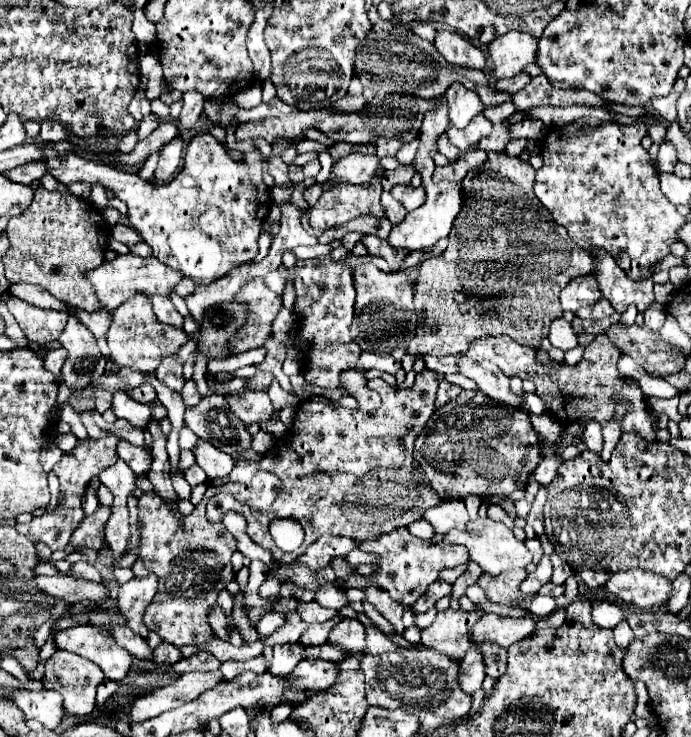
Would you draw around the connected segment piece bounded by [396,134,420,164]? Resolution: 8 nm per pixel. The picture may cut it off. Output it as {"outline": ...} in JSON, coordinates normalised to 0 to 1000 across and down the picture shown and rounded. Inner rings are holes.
{"outline":[[[605,182],[596,193],[588,193],[588,195],[576,204],[573,214],[579,217],[579,223],[596,223],[596,217],[599,217],[599,212],[602,212],[602,206],[605,205],[605,198],[608,198],[608,182]]]}

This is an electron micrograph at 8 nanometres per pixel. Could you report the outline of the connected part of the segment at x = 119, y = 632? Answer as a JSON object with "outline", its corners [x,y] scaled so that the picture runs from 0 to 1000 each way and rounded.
{"outline":[[[156,847],[156,852],[162,852],[162,860],[168,863],[168,871],[177,879],[182,879],[197,896],[203,896],[203,898],[223,898],[220,879],[211,874],[211,868],[205,863],[194,860],[185,849],[159,849]]]}

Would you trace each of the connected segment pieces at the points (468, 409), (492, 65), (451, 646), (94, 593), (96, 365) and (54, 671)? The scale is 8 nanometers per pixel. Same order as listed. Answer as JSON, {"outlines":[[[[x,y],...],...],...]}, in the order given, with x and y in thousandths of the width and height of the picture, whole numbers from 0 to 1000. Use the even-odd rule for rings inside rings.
{"outlines":[[[[669,529],[660,543],[637,551],[625,562],[625,570],[619,570],[616,581],[602,597],[599,621],[605,632],[614,638],[625,662],[631,662],[631,668],[640,676],[674,676],[680,670],[735,673],[747,665],[761,662],[767,640],[781,630],[784,619],[779,613],[776,600],[779,594],[776,594],[776,586],[770,583],[767,564],[761,559],[735,548],[724,548],[721,543],[712,543],[698,532]]],[[[732,43],[706,60],[706,95],[718,106],[738,106],[776,84],[779,52],[758,43]]],[[[669,825],[663,828],[643,828],[634,830],[625,849],[611,855],[611,874],[616,879],[625,879],[631,885],[643,885],[654,893],[669,896],[674,885],[677,871],[677,855],[700,836],[698,825],[689,825],[683,830],[674,830]]],[[[55,782],[52,790],[64,803],[81,811],[93,811],[96,817],[116,817],[116,814],[142,817],[159,809],[159,801],[151,792],[107,787],[101,782]]],[[[101,431],[87,453],[87,464],[98,478],[98,486],[90,497],[96,524],[104,529],[139,524],[151,507],[153,488],[139,469],[136,453],[119,437]]],[[[81,882],[81,887],[75,887],[67,898],[67,915],[61,920],[64,934],[78,934],[93,944],[93,966],[96,969],[107,969],[107,972],[124,972],[136,963],[139,958],[139,934],[148,928],[148,923],[153,920],[151,912],[133,901],[124,893],[116,893],[110,887],[93,885],[93,882]]]]}

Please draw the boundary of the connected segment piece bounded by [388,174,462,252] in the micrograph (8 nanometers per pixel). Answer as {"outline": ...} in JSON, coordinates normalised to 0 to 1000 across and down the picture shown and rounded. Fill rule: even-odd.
{"outline":[[[622,236],[622,239],[611,239],[611,255],[616,258],[619,269],[608,282],[590,288],[588,296],[576,307],[567,309],[567,315],[562,320],[562,328],[564,328],[567,336],[585,336],[585,339],[593,339],[593,342],[614,339],[614,336],[622,336],[634,326],[648,320],[654,301],[663,293],[666,277],[669,277],[666,250],[628,250],[625,236]]]}

